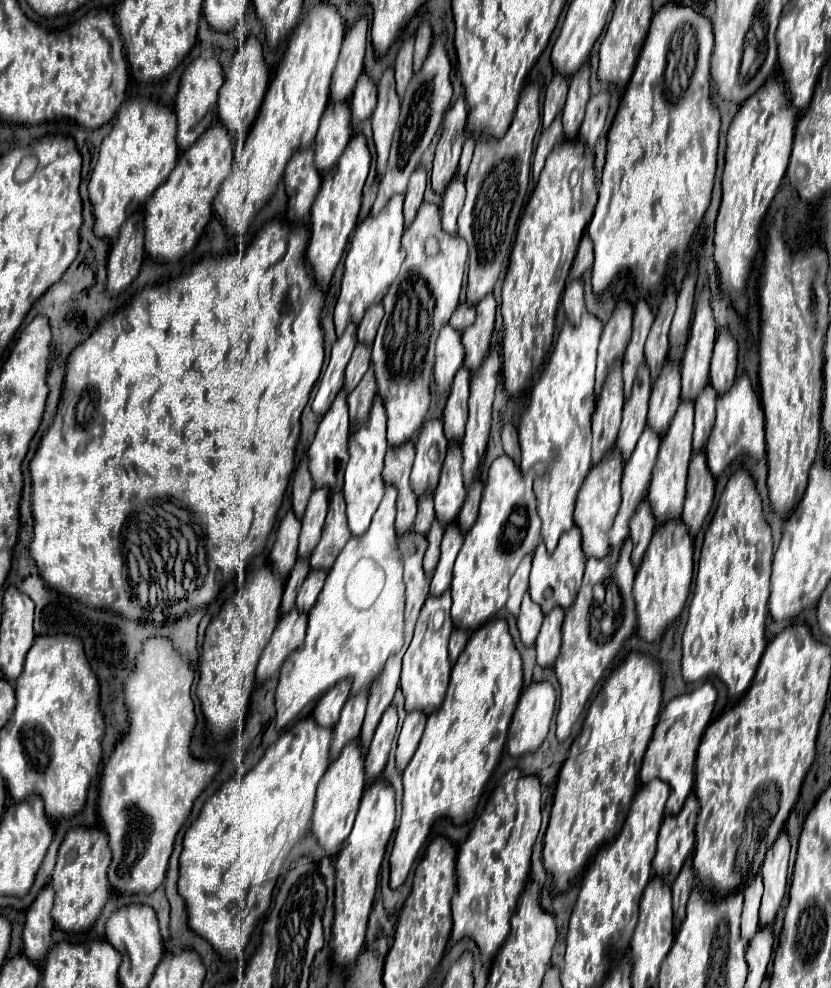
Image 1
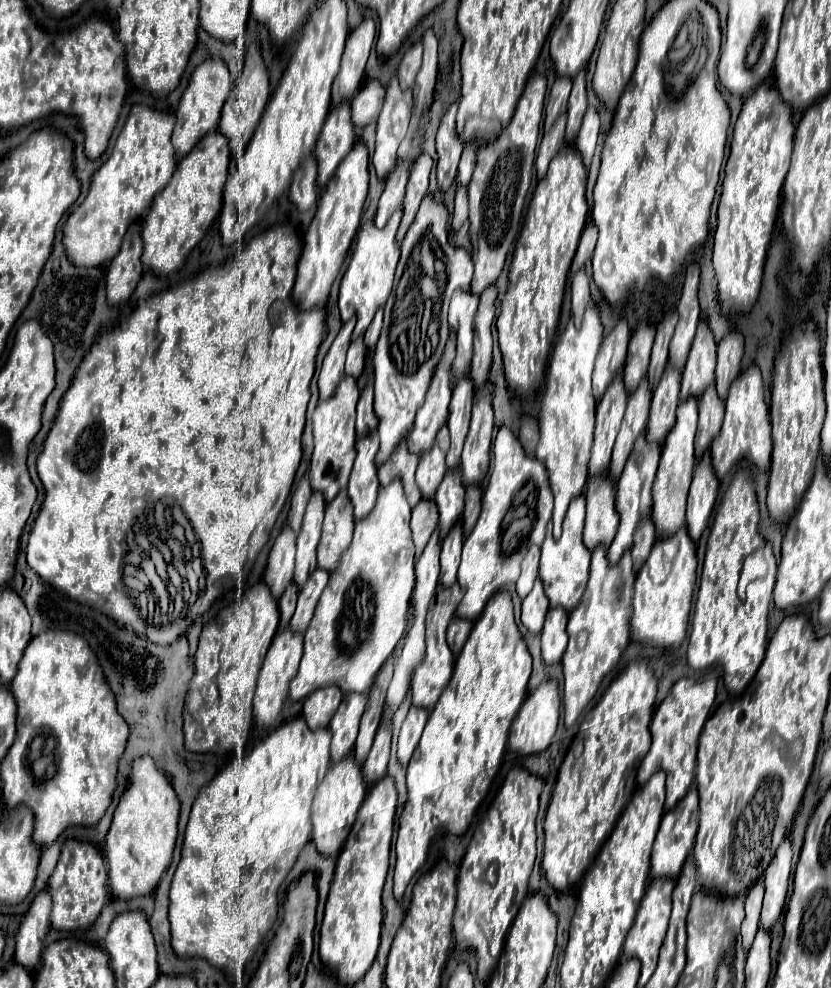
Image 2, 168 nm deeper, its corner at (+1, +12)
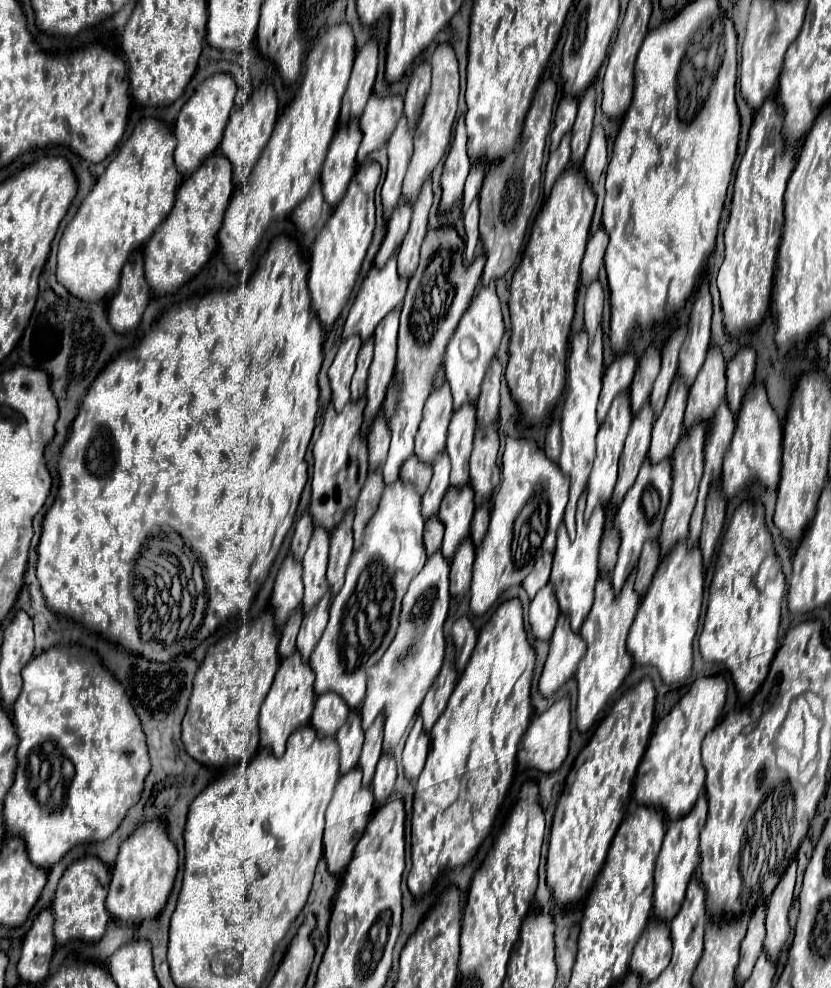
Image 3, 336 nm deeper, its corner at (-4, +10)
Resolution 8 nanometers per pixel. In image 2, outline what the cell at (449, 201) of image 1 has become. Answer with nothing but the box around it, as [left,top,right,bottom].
[452,187,468,231]

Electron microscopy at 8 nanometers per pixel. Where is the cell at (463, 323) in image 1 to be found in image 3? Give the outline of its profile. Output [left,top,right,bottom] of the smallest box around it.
[445,283,503,411]

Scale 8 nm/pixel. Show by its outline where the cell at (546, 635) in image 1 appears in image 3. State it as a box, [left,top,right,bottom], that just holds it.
[539,613,585,697]

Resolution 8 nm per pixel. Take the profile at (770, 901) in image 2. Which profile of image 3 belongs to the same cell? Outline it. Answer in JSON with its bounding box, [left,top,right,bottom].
[765,859,797,959]

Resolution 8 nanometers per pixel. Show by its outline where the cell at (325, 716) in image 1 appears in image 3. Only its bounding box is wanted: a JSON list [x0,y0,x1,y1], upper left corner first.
[311,693,349,737]

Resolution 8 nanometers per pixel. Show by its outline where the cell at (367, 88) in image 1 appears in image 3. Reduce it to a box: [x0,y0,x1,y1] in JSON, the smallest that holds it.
[357,95,403,163]

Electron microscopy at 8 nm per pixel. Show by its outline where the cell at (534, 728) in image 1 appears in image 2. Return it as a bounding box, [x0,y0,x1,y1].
[508,679,560,755]

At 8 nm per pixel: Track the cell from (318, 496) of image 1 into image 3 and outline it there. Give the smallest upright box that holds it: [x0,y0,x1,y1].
[303,527,329,613]

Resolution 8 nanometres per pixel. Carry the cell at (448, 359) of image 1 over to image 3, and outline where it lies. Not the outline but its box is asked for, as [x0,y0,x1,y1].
[415,391,453,463]

